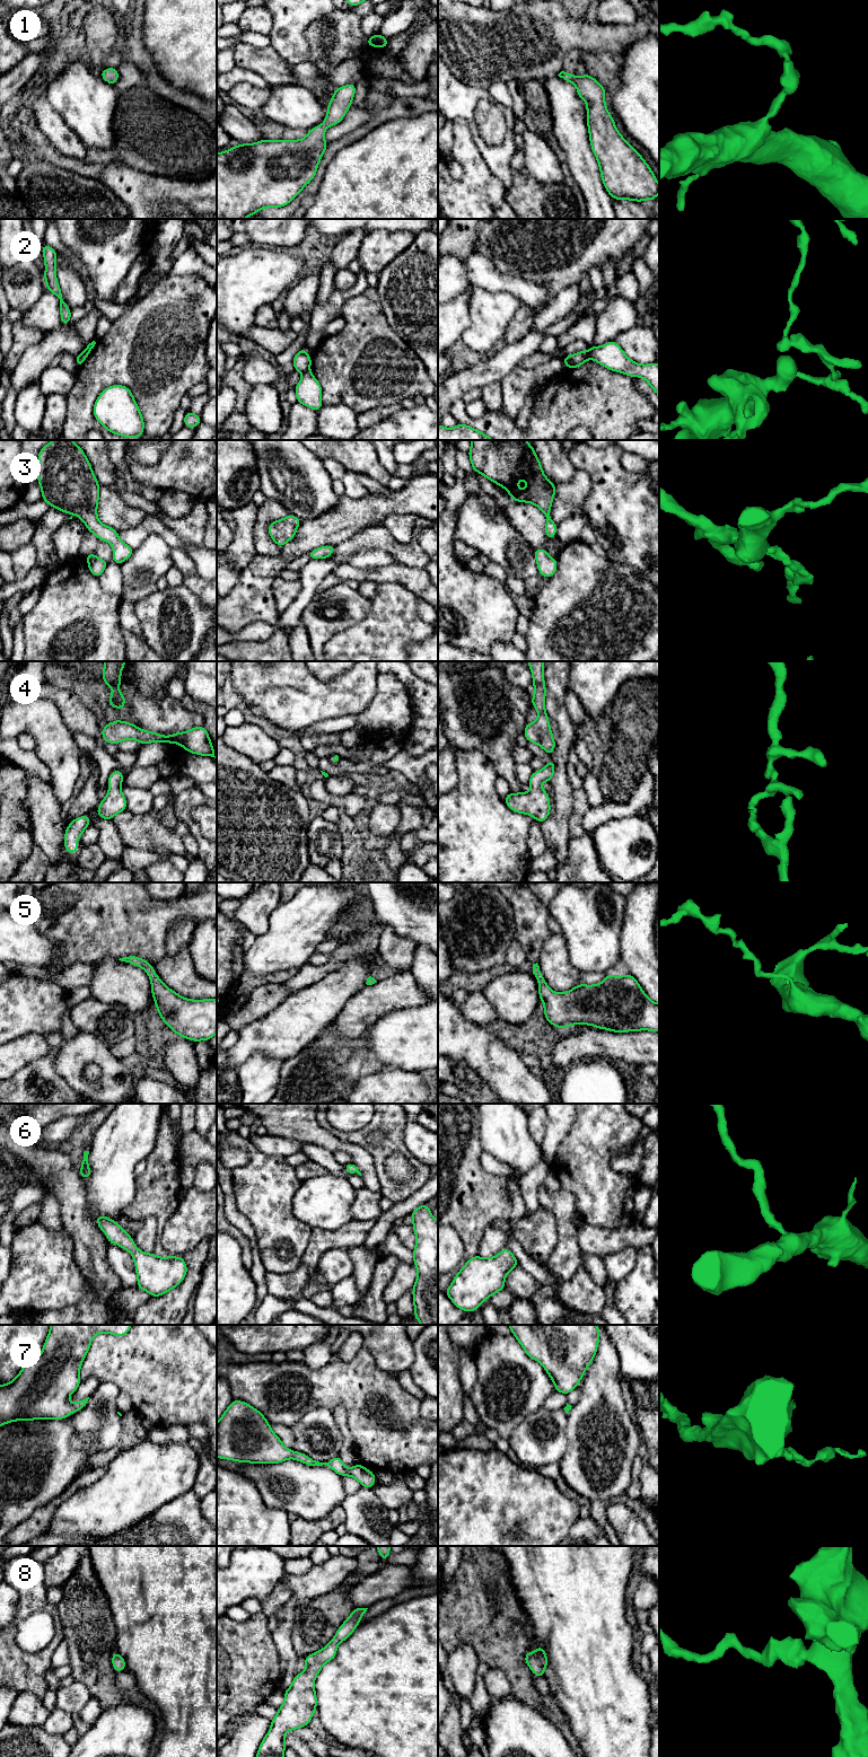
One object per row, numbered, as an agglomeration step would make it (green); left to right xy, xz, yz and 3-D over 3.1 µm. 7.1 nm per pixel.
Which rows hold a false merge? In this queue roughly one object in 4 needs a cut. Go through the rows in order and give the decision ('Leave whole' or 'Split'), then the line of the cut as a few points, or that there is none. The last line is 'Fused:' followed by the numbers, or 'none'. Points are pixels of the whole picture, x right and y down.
1: Leave whole. No split
2: Split. Split along xz (308, 370), (301, 372)
3: Leave whole. No split
4: Leave whole. No split
5: Leave whole. No split
6: Leave whole. No split
7: Leave whole. No split
8: Leave whole. No split
Fused: 2

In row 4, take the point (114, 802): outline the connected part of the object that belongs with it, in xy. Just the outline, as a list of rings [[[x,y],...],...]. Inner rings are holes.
[[[119,770],[109,774],[107,781],[109,789],[97,808],[98,817],[111,820],[116,814],[126,810],[126,799],[120,788],[123,780],[124,775]]]

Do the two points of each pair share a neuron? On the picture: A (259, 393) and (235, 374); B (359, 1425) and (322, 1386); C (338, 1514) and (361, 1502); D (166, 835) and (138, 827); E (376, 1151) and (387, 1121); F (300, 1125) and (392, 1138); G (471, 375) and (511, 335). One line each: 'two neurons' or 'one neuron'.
A: two neurons
B: one neuron
C: two neurons
D: one neuron
E: one neuron
F: two neurons
G: two neurons

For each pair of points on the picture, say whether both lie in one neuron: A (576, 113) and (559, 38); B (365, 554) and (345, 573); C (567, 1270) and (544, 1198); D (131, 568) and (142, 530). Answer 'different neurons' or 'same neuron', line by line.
A: different neurons
B: different neurons
C: same neuron
D: different neurons

